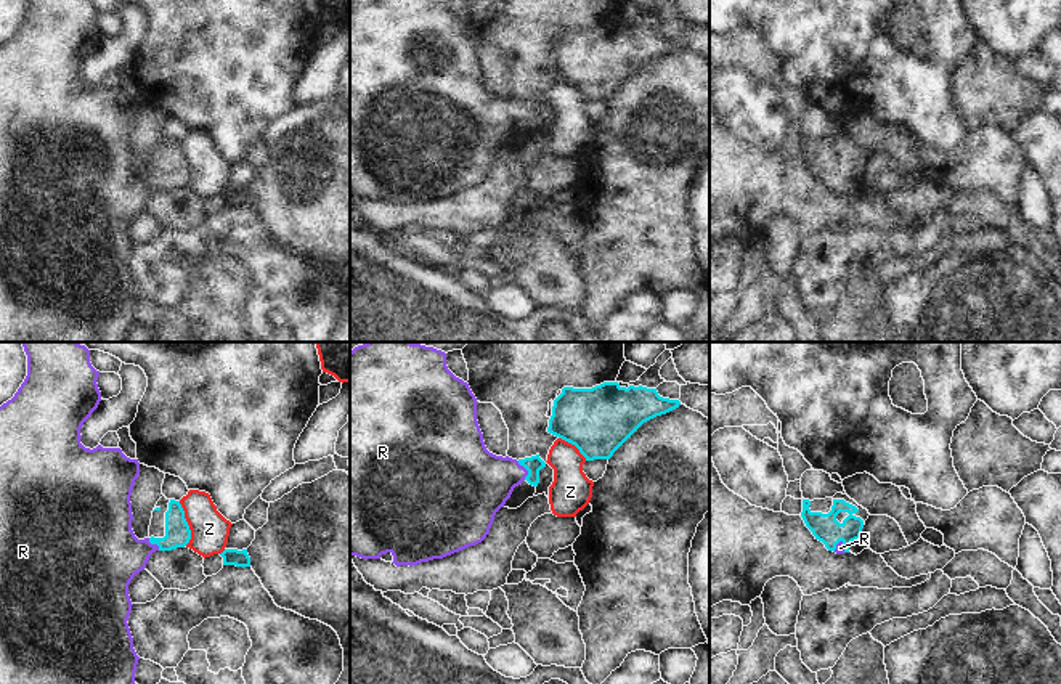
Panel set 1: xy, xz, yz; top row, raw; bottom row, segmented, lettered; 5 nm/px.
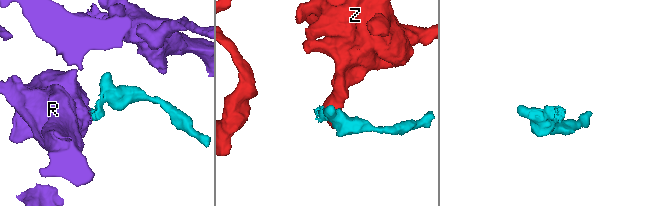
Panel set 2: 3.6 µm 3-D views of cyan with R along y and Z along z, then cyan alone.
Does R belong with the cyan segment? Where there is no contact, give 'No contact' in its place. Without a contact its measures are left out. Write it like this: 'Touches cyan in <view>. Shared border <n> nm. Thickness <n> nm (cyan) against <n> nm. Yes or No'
Touches cyan in xz. Shared border 100 nm. Thickness 90 nm (cyan) against 320 nm. Yes.

